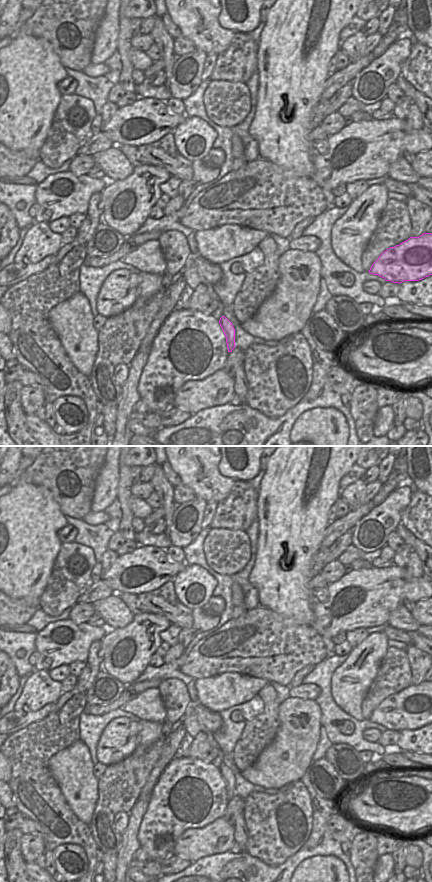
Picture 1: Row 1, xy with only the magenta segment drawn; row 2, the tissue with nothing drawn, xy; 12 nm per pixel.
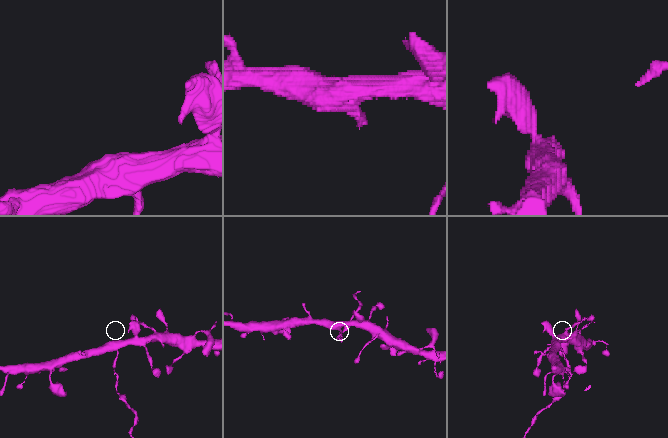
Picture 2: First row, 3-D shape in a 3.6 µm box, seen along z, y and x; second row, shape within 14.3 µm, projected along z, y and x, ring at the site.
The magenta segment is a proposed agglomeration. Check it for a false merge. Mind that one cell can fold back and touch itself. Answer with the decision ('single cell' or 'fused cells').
fused cells

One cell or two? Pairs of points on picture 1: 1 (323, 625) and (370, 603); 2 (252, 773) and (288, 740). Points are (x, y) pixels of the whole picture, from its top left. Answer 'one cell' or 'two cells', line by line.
1: one cell
2: one cell

